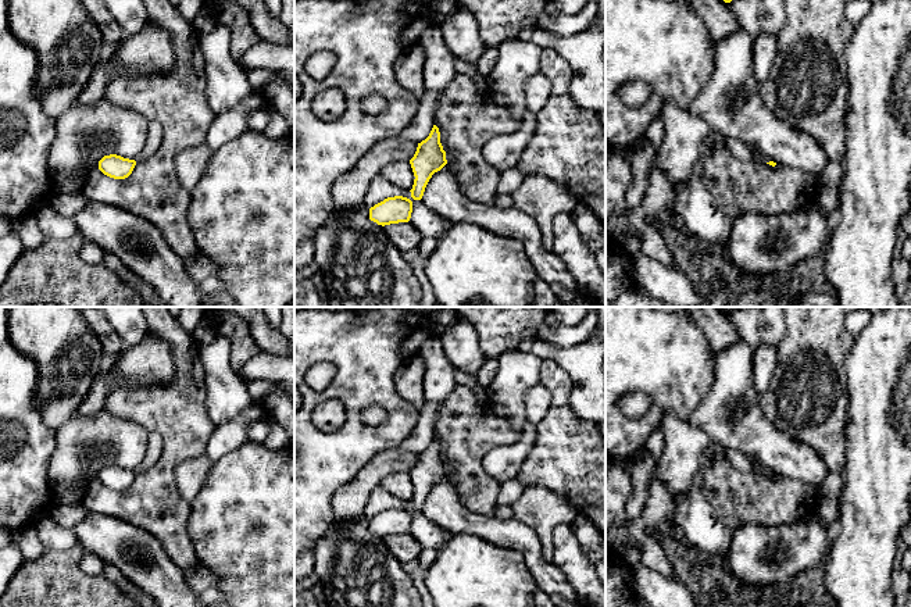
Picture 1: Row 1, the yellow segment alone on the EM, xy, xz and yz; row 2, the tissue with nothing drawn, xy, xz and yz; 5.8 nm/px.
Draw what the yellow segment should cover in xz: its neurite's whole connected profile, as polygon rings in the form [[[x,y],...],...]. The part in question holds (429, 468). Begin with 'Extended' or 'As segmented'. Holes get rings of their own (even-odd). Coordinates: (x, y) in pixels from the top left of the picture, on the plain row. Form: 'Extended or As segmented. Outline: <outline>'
As segmented. Outline: [[[433,436],[429,447],[418,454],[410,475],[415,488],[412,500],[410,501],[411,508],[421,511],[432,486],[447,475],[446,463],[440,454],[440,443],[436,436]]]

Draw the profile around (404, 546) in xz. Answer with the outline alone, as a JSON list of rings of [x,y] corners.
[[[410,532],[385,536],[383,540],[393,557],[401,564],[418,560],[422,551],[422,546]]]

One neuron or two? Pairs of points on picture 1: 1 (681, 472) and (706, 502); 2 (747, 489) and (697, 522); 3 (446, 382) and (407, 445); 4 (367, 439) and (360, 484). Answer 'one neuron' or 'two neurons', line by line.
1: two neurons
2: one neuron
3: one neuron
4: two neurons

